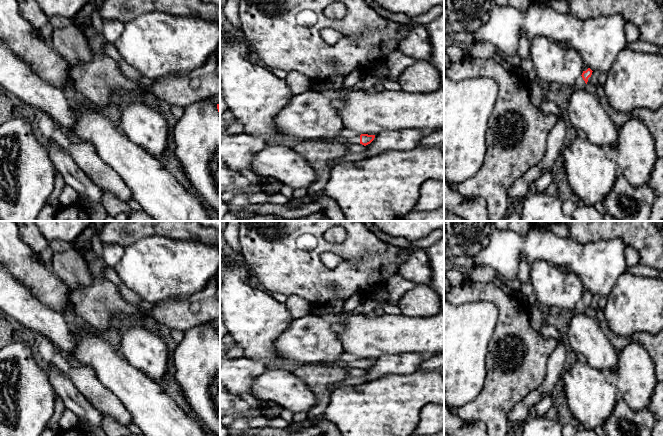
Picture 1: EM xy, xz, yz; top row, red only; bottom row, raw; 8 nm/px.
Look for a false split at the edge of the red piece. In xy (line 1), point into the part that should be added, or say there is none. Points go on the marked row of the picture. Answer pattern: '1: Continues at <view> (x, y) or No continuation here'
1: No continuation here

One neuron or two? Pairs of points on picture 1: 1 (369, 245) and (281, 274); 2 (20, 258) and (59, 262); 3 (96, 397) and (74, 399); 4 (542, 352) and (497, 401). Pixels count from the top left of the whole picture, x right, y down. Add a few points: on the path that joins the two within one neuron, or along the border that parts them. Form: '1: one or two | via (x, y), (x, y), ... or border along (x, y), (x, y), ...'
1: one | via (347, 267), (340, 274), (303, 274)
2: two | border along (51, 270), (68, 287)
3: two | border along (69, 380), (101, 414)
4: one | via (530, 364), (505, 389)

